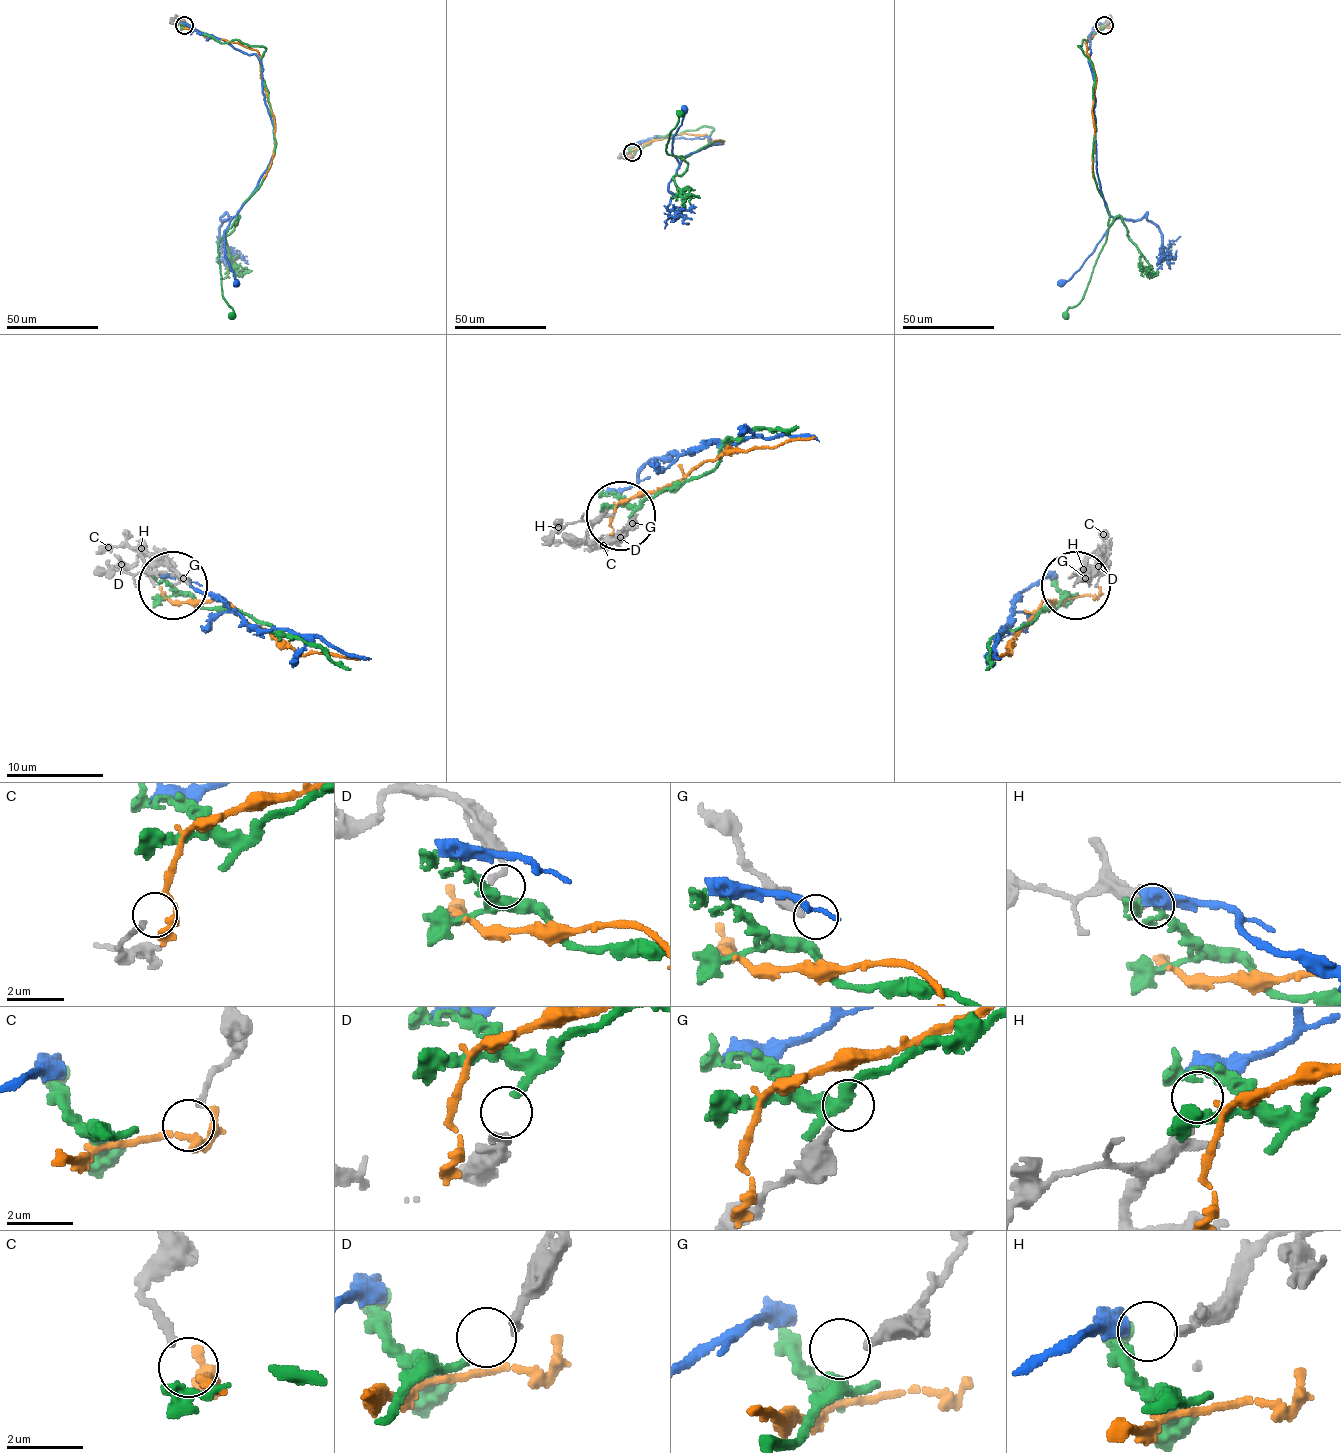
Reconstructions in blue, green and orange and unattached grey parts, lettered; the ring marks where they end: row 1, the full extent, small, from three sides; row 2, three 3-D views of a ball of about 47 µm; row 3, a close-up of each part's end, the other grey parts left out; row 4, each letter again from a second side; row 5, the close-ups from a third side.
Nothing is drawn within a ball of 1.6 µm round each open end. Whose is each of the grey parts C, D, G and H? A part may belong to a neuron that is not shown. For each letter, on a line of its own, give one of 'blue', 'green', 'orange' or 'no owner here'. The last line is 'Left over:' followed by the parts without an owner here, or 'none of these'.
C: orange
D: green
G: no owner here
H: blue
Left over: G

